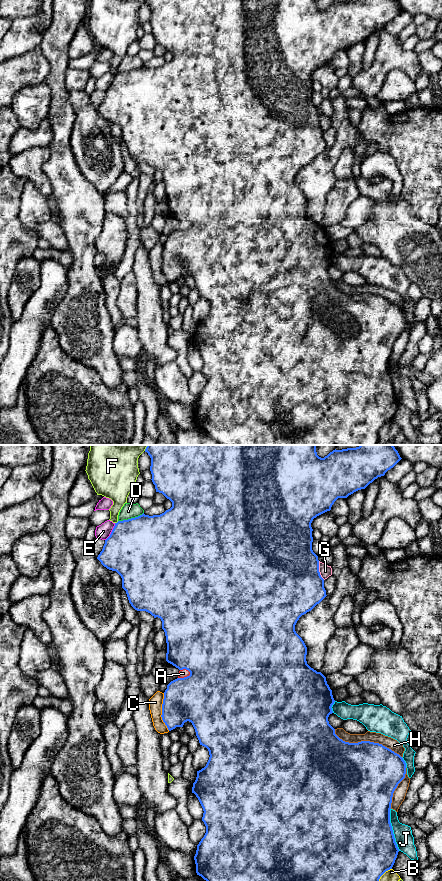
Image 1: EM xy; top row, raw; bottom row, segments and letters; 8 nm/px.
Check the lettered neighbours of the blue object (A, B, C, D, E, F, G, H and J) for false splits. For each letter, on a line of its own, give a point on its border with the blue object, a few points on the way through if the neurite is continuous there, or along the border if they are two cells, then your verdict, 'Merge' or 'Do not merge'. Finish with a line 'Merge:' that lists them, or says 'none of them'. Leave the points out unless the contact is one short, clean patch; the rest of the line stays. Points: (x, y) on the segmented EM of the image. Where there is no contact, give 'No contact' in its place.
A: Touches blue at xy (184, 677). Path across: xy (208, 697), (184, 677), (183, 673). Merge
B: Touches blue at xy (384, 872). Do not merge
C: Touches blue at xy (162, 712). Do not merge
D: Touches blue at xy (131, 518). Do not merge
E: Touches blue at xy (111, 532). Do not merge
F: Touches blue at xy (117, 522). Do not merge
G: Touches blue at xy (318, 570). Do not merge
H: Touches blue at xy (366, 741). Merge
J: Touches blue at xy (391, 829). Do not merge
Merge: A, H

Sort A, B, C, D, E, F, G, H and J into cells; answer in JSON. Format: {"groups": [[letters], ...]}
{"groups": [["A", "H"], ["B"], ["C"], ["D"], ["E"], ["F"], ["G"], ["J"]]}

